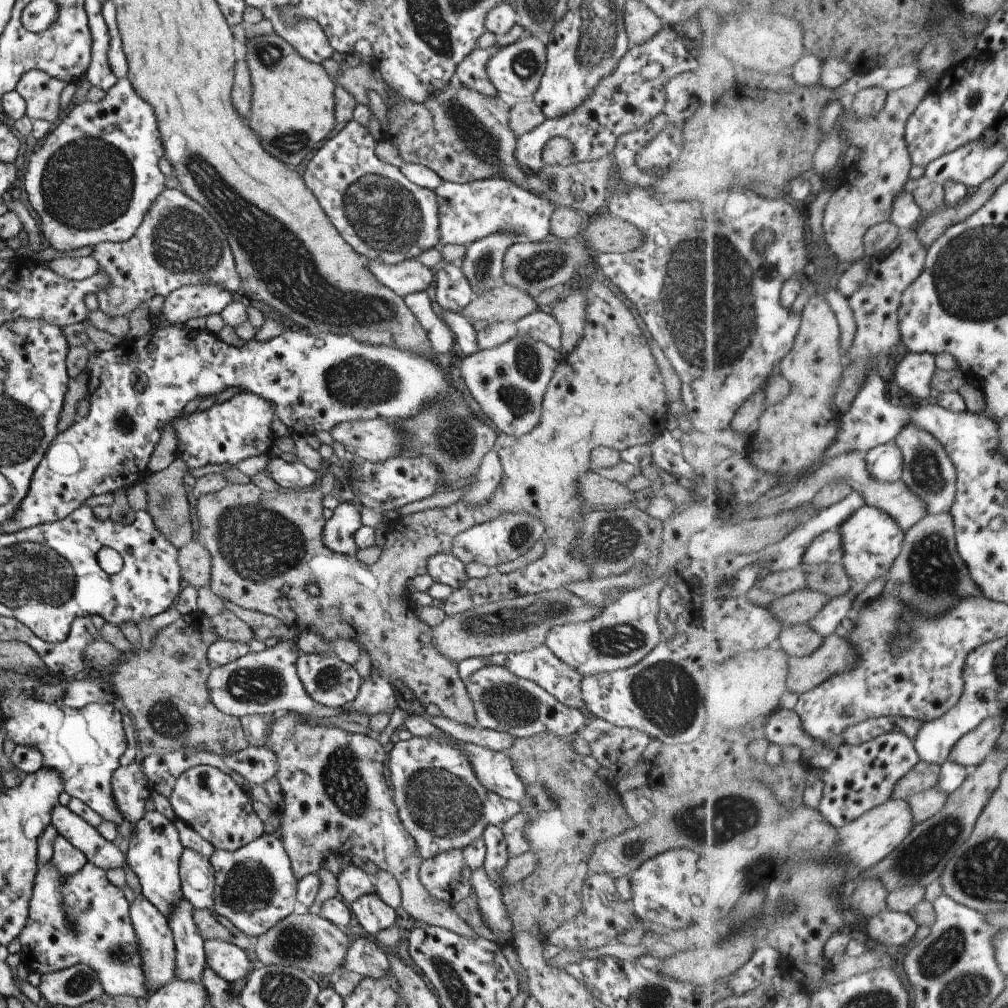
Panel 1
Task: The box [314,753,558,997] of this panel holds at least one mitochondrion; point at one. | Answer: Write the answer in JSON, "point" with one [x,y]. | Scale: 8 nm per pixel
{"point":[437,801]}

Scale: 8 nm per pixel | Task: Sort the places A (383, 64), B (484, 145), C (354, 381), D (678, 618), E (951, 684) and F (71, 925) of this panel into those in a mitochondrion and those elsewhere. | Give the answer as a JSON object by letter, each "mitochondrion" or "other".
{"A":"other","B":"mitochondrion","C":"mitochondrion","D":"other","E":"other","F":"other"}

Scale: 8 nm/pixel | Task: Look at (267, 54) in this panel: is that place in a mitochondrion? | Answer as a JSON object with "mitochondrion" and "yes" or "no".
{"mitochondrion":"yes"}

